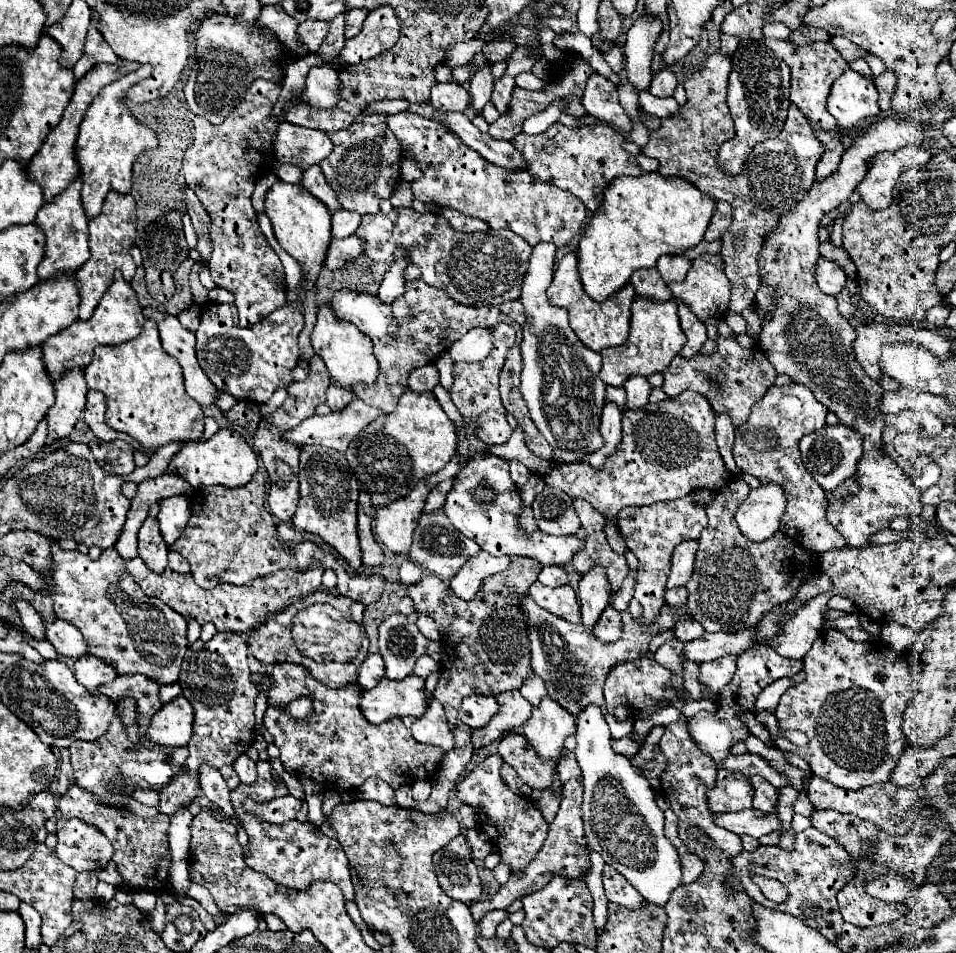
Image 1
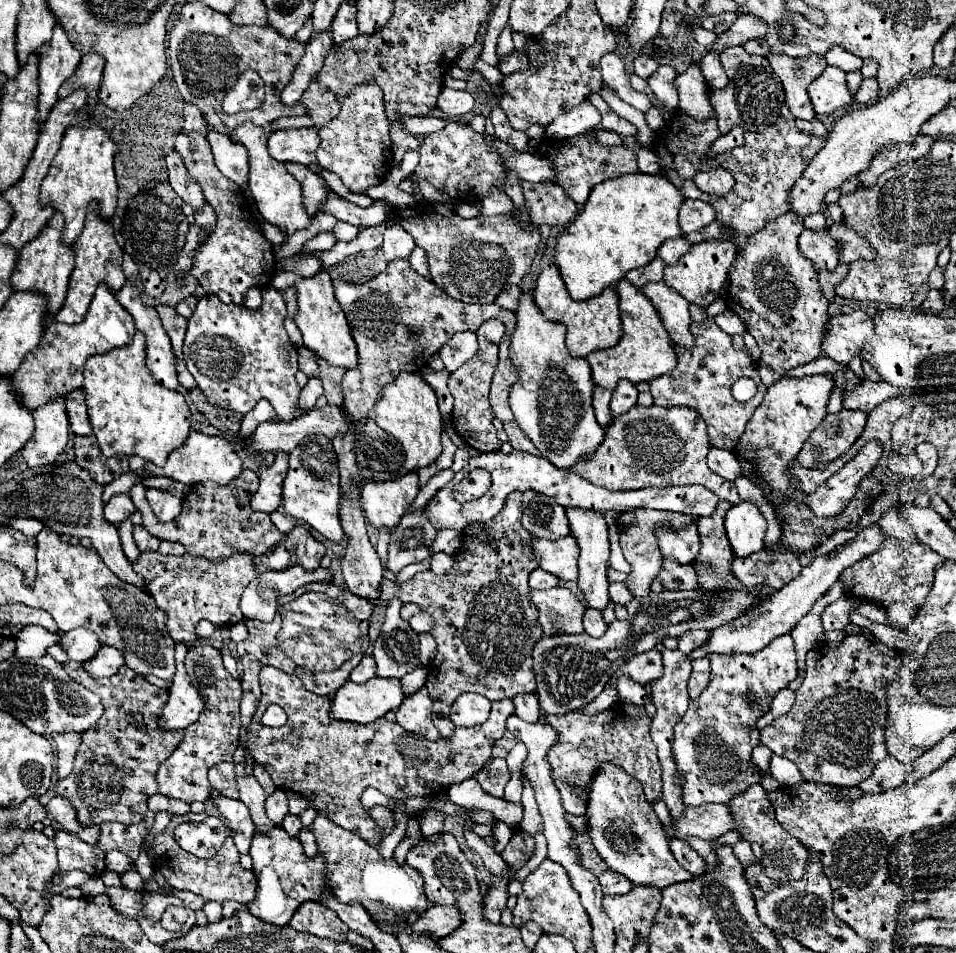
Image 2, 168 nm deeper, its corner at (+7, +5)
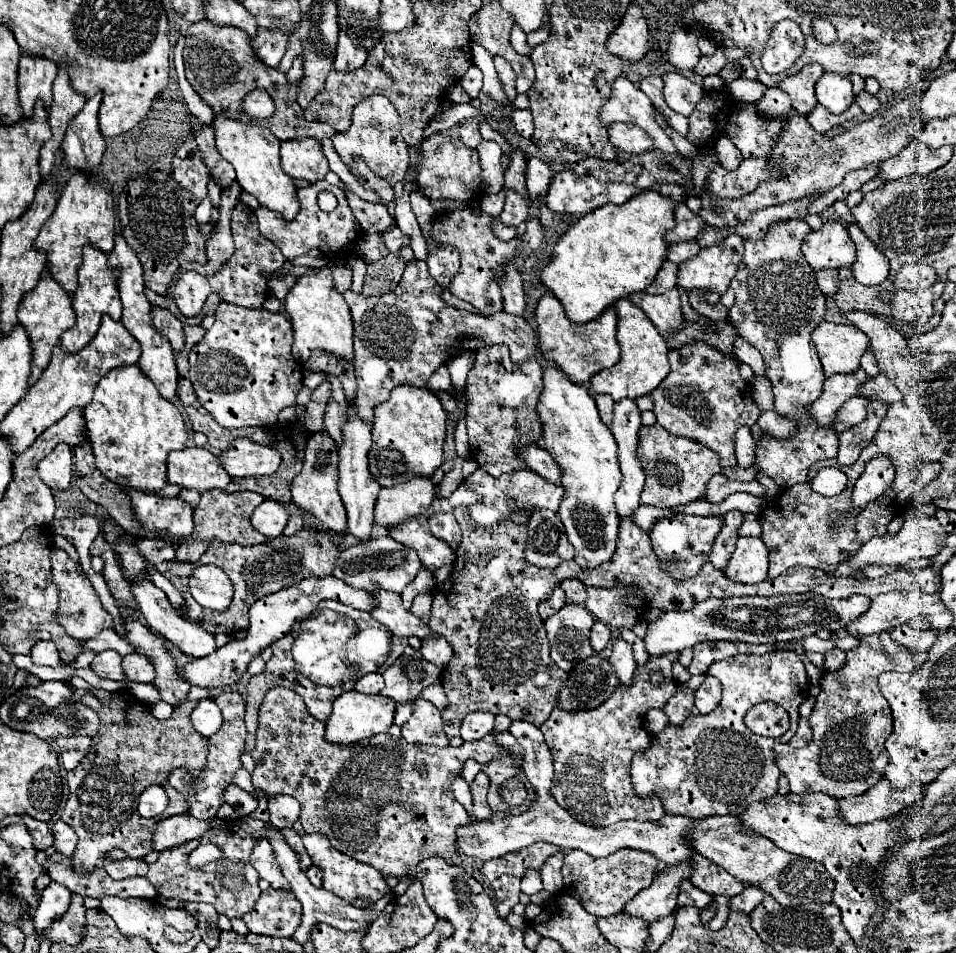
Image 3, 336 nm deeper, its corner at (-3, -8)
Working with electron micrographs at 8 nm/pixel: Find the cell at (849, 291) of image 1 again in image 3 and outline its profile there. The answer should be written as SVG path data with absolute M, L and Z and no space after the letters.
M820 269L816 271L816 281L818 281L818 287L822 289L824 295L832 295L836 291L836 285L840 279L846 279L846 277L852 277L852 269L840 269L838 273L830 271L830 269Z

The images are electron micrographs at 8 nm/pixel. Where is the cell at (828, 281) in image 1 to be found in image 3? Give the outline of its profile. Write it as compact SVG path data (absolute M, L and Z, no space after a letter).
M834 219L824 221L822 229L810 231L800 249L814 271L850 267L856 259L856 249L846 227Z

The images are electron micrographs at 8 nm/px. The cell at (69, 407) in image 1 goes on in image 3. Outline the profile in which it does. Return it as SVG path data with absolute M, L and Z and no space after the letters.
M64 443L56 445L54 451L38 463L38 473L50 489L66 491L72 481L72 449Z

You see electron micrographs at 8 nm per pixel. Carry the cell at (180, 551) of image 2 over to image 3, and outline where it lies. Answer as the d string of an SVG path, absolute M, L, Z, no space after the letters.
M184 541L176 549L176 559L178 561L198 561L202 553L208 549L206 541Z

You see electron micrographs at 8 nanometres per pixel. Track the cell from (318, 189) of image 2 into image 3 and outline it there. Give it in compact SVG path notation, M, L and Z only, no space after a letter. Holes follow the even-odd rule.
M324 179L322 181L316 181L312 185L308 185L306 189L298 189L298 201L300 201L300 211L298 215L294 217L294 221L284 221L278 213L266 209L266 207L258 207L254 213L258 217L258 225L260 225L260 233L270 239L274 245L280 247L282 255L290 261L298 255L304 255L308 253L310 249L318 249L324 253L324 257L328 261L336 261L336 259L346 259L350 253L352 253L352 241L356 239L354 237L354 231L358 229L356 227L356 217L354 213L350 211L348 207L348 201L346 201L346 195L340 187L334 187L330 183L326 183ZM320 191L330 191L336 195L338 199L338 207L332 211L332 213L324 213L320 211L318 203L316 203L316 197Z

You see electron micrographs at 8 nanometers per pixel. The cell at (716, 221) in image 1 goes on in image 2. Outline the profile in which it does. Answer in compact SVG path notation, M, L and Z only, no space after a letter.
M686 200L680 208L680 228L684 234L700 232L716 220L716 210L702 200Z

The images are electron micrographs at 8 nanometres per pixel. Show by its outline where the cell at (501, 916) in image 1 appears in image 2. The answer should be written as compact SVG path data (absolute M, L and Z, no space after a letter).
M492 878L492 888L488 892L488 902L484 906L484 920L490 924L500 924L500 916L506 910L508 900L508 884L502 878Z

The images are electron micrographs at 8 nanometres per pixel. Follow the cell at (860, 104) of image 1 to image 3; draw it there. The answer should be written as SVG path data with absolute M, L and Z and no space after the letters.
M824 73L816 85L816 99L830 113L844 113L854 101L850 79L836 73Z

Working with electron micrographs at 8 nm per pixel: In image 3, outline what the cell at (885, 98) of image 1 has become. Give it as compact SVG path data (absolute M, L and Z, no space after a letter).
M862 91L862 93L858 93L856 95L856 99L854 99L856 103L858 103L858 107L864 111L864 113L874 113L874 111L878 111L880 109L880 101L874 97L874 95L870 95L870 93L866 93L866 91Z

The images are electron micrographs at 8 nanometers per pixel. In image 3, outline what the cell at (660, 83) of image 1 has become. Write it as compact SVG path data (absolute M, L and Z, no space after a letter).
M666 73L662 75L664 81L664 101L668 107L684 117L688 117L696 103L702 99L704 89L680 73Z

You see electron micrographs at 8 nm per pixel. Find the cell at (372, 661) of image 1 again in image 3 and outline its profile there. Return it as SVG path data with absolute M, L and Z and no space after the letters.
M368 673L368 675L362 675L358 681L356 681L356 691L358 693L368 693L368 695L378 695L382 691L382 685L384 685L384 679L380 673Z

